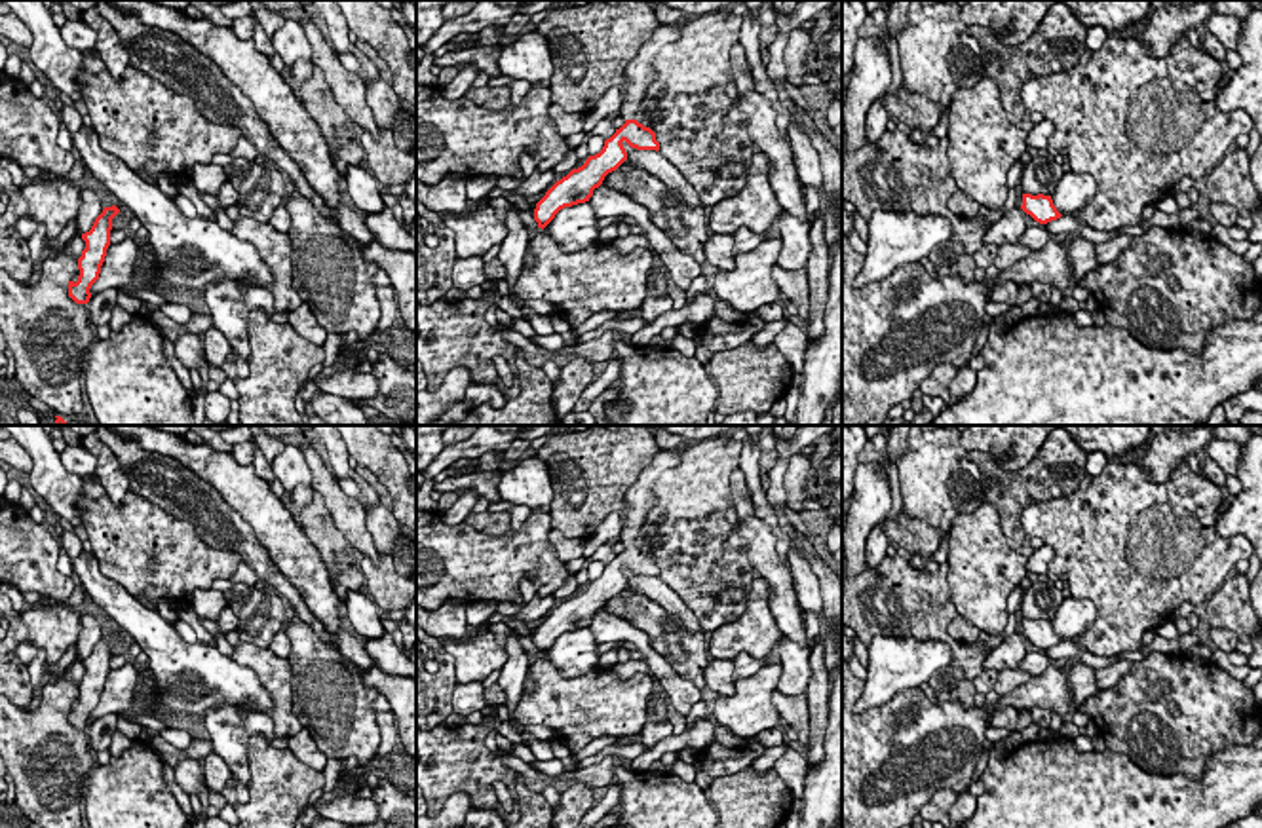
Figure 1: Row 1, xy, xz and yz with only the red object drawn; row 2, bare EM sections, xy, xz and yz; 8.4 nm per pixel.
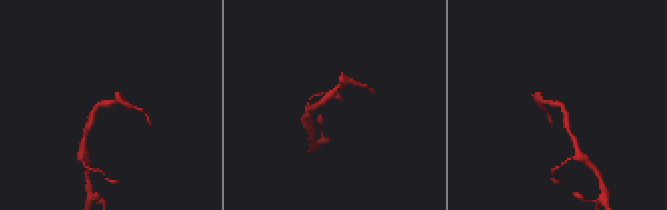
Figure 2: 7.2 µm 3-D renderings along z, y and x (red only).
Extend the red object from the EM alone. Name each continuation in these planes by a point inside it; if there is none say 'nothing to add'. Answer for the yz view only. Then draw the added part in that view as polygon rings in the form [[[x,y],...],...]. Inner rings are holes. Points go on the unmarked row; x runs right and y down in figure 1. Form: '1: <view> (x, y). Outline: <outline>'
nothing to add

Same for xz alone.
1: xz (639, 500). Outline: [[[686,448],[660,450],[652,463],[641,471],[637,482],[627,490],[625,507],[621,509],[625,524],[620,534],[623,545],[633,545],[639,539],[646,515],[656,505],[654,482],[665,469],[680,463],[684,450]]]

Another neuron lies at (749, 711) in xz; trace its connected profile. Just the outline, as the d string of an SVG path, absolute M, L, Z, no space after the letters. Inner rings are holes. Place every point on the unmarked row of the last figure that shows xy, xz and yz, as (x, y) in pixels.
M766 665L756 674L739 678L732 695L718 695L713 716L718 725L736 737L753 737L764 729L779 725L779 712L772 703L772 693L783 668L781 665Z

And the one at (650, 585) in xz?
M625 566L621 570L623 570L623 574L627 577L627 585L631 589L641 591L648 598L656 600L667 613L679 617L682 621L682 625L690 632L703 632L703 629L699 627L699 621L694 615L694 612L660 577L656 577L656 575L637 575L637 574L631 574Z

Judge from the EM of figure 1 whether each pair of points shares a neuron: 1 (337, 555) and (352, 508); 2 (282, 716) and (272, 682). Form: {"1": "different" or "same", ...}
{"1": "different", "2": "same"}

